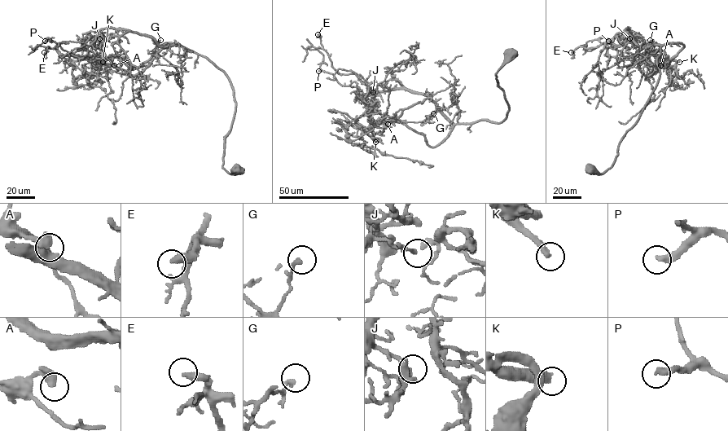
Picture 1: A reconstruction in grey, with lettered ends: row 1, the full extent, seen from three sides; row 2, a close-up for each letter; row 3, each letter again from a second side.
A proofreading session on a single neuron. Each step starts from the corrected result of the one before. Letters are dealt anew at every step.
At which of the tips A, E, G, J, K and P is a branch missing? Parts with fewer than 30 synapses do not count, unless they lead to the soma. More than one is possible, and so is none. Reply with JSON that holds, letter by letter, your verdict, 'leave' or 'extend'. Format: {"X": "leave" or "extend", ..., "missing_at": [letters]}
{"A": "leave", "E": "leave", "G": "leave", "J": "leave", "K": "extend", "P": "extend", "missing_at": ["K", "P"]}

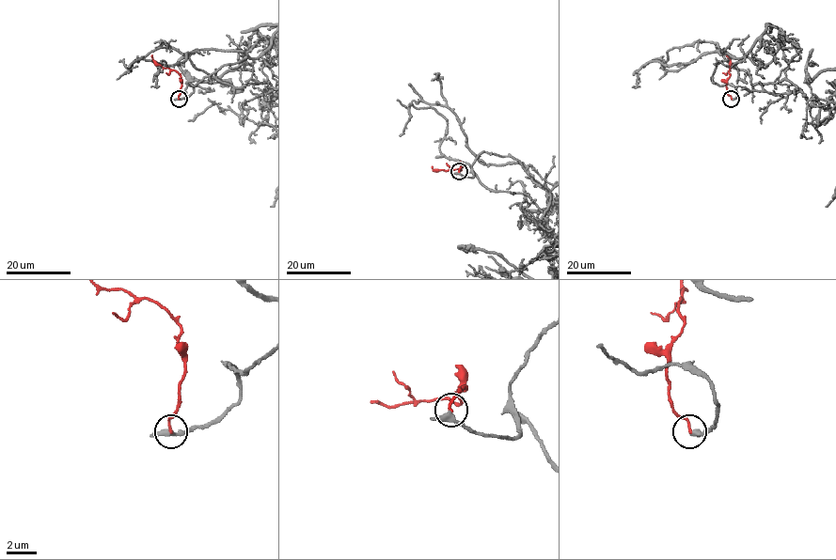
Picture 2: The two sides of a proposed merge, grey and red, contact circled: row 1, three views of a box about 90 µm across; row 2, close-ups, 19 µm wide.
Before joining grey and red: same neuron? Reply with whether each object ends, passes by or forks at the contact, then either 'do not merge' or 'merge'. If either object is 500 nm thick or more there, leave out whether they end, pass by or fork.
grey passes by; red ends there; do not merge

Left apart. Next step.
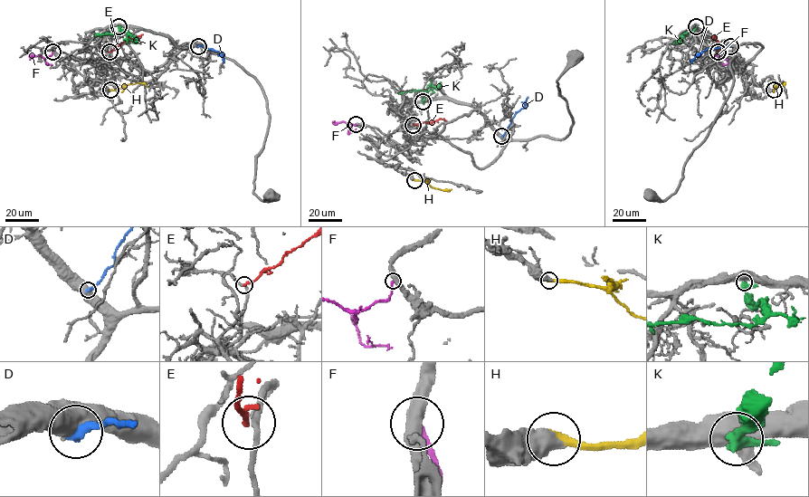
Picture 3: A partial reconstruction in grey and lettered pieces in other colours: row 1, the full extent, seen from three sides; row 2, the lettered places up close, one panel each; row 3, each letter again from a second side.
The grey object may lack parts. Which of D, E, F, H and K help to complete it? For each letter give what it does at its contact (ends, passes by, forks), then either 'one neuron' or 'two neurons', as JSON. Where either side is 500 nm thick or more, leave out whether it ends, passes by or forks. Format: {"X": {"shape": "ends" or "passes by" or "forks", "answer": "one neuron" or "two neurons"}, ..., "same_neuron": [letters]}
{"D": {"answer": "two neurons"}, "E": {"shape": "ends", "answer": "two neurons"}, "F": {"shape": "ends", "answer": "one neuron"}, "H": {"answer": "one neuron"}, "K": {"answer": "two neurons"}, "same_neuron": ["F", "H"]}

